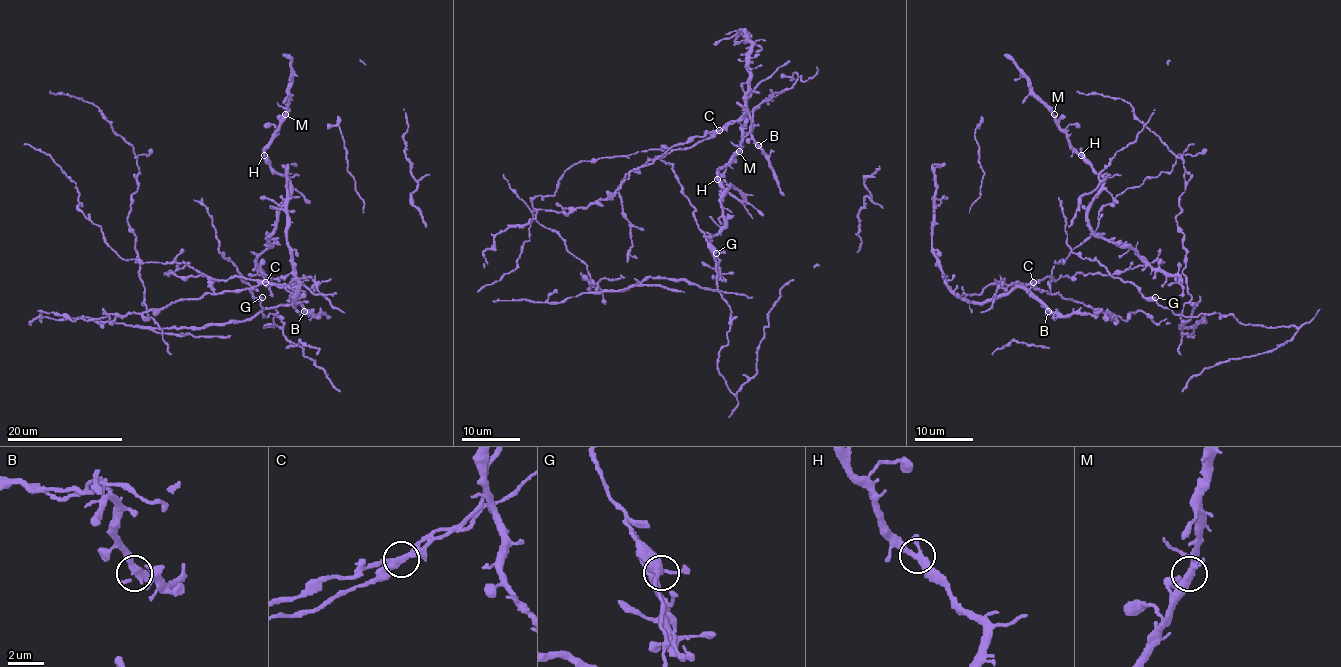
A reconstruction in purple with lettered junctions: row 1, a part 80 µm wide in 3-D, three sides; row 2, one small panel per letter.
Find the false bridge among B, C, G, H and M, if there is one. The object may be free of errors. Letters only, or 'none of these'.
C

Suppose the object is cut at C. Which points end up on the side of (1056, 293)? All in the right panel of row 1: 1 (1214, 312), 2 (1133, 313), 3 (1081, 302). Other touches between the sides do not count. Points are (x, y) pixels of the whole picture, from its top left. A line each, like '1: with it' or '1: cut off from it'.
1: cut off from it
2: with it
3: with it

